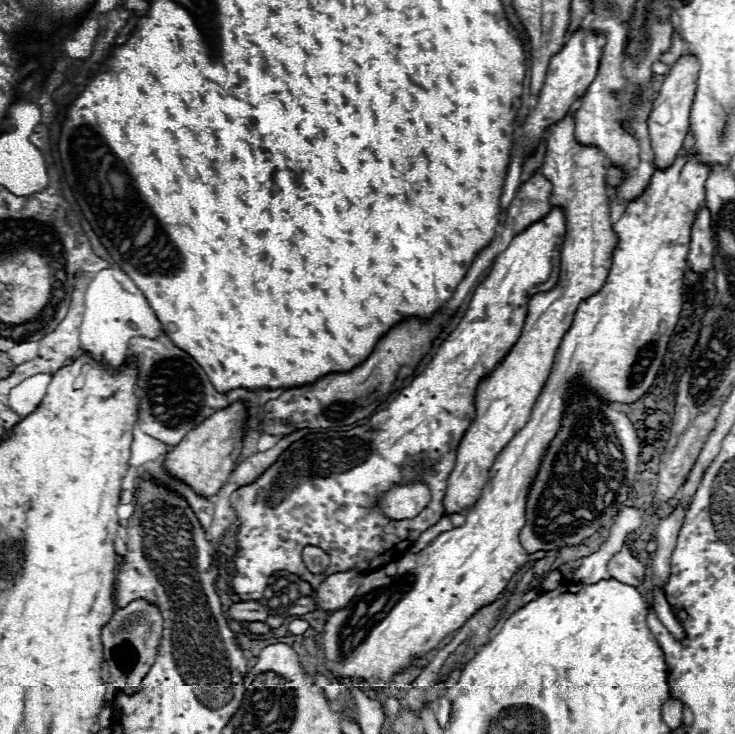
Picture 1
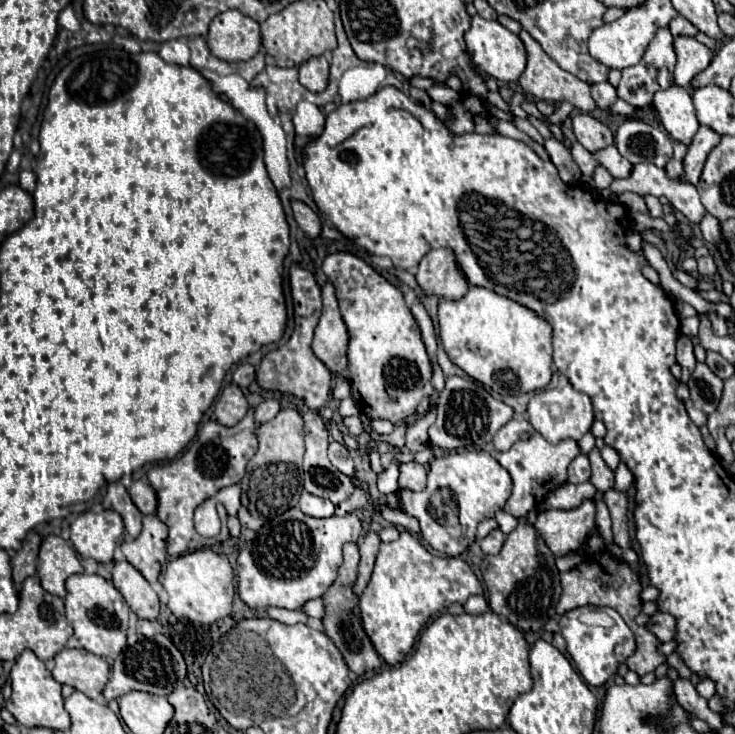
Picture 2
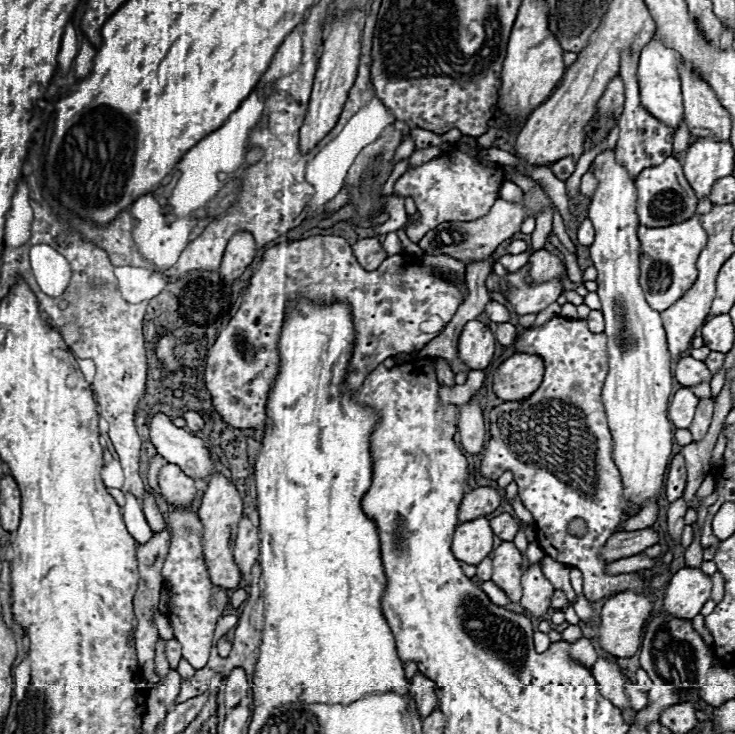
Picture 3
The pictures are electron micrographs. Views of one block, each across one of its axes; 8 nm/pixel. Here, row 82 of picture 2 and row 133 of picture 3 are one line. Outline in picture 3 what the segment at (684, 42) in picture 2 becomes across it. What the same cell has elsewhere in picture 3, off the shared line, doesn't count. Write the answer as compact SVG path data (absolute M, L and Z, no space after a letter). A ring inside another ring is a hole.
M682 122L680 128L678 128L678 132L674 134L674 152L682 152L682 150L686 150L686 148L690 146L690 138L692 138L692 134L688 132L686 124Z

